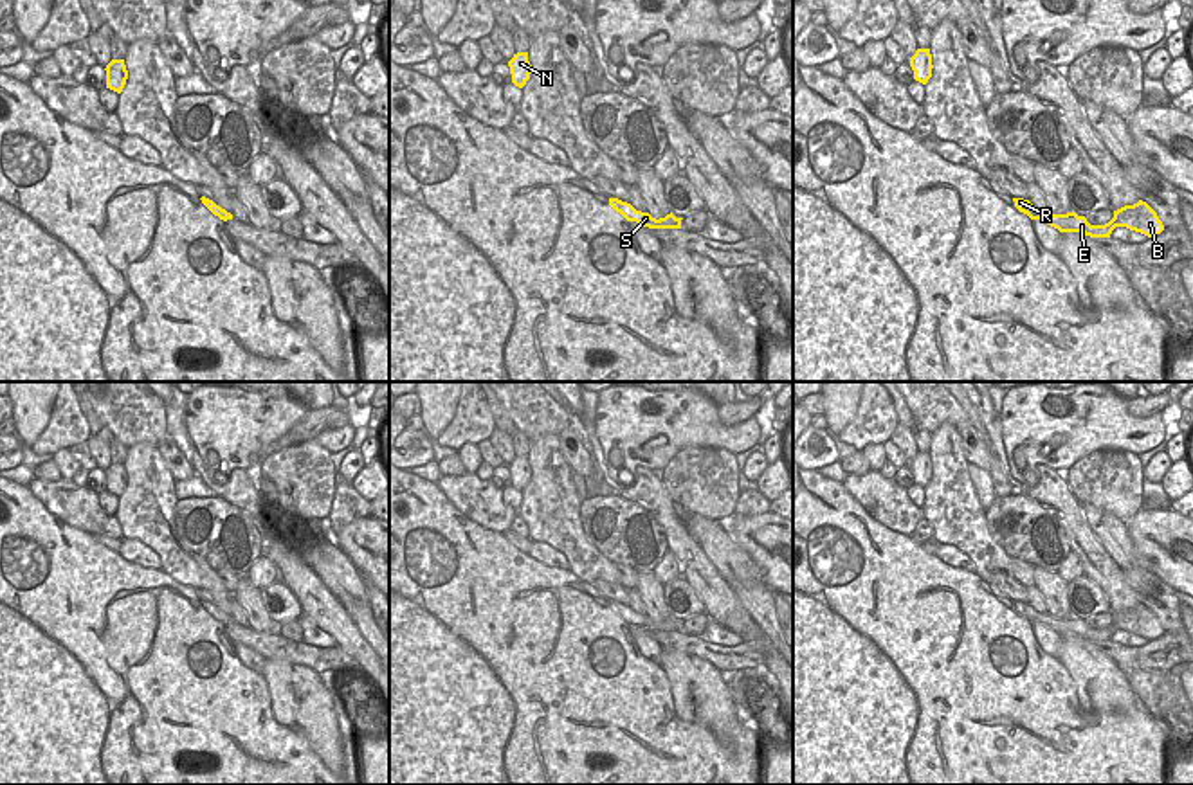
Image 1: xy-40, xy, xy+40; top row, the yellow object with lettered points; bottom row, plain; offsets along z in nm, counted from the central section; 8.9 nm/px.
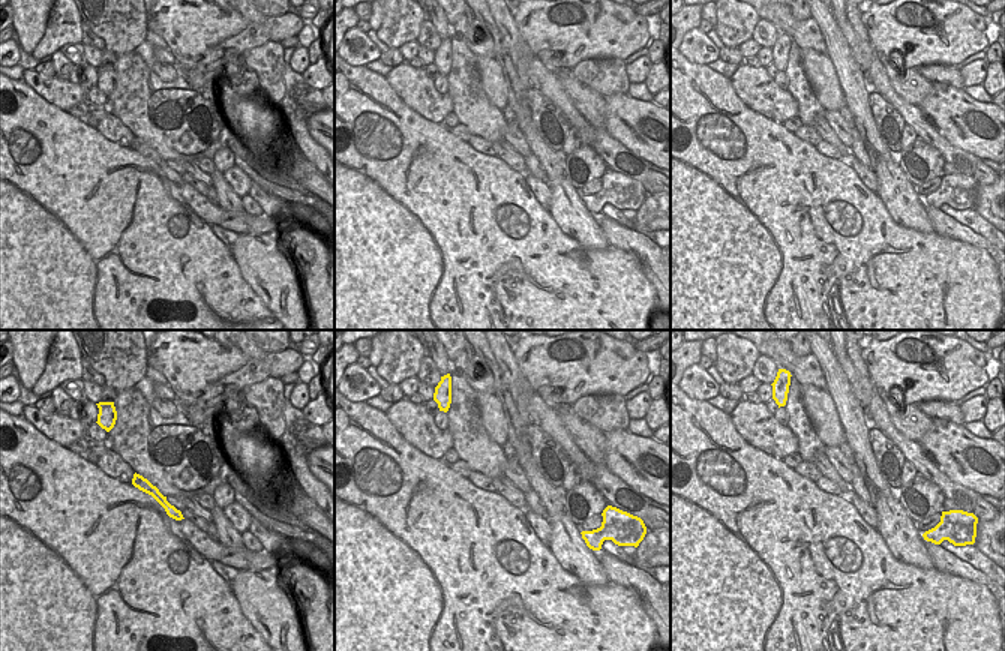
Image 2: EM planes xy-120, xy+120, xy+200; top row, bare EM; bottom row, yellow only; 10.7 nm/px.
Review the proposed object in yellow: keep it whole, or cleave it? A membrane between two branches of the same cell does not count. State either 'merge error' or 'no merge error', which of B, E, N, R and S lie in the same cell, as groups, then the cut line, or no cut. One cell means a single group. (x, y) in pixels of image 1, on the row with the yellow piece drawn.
no merge error | B E N R S | no cut

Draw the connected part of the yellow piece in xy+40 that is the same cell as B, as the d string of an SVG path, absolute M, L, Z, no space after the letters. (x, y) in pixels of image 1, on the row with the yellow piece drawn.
M1013 198L1013 202L1015 207L1020 212L1027 214L1031 220L1042 220L1060 232L1081 232L1090 238L1110 238L1116 227L1126 227L1130 230L1153 238L1164 230L1164 225L1159 220L1157 212L1143 200L1114 211L1114 218L1105 225L1090 225L1085 216L1078 216L1076 212L1052 214L1049 209L1040 211L1024 198Z

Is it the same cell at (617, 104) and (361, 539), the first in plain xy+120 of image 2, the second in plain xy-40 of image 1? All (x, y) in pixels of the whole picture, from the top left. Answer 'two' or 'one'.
one

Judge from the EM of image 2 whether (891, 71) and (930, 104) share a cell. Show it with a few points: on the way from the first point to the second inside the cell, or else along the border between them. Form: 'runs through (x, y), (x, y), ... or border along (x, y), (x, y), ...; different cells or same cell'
border along (933, 83), (933, 87), (918, 105); different cells

